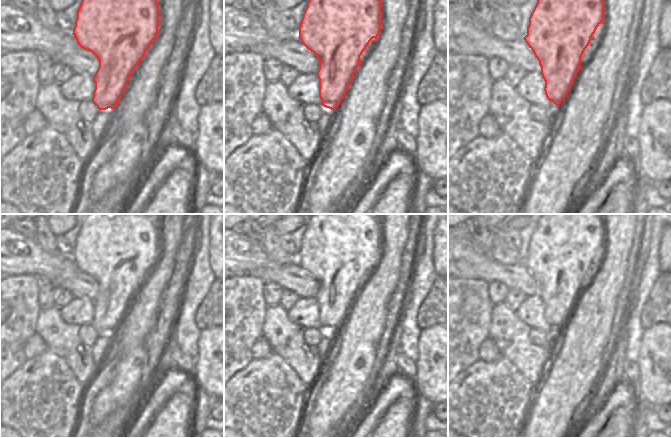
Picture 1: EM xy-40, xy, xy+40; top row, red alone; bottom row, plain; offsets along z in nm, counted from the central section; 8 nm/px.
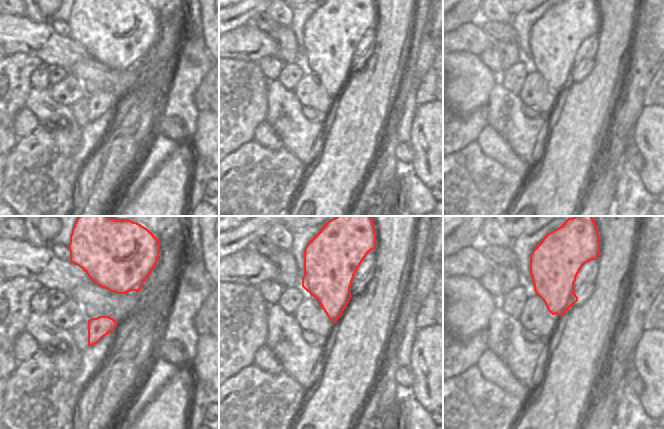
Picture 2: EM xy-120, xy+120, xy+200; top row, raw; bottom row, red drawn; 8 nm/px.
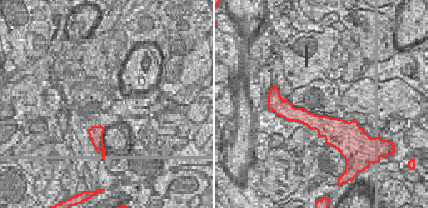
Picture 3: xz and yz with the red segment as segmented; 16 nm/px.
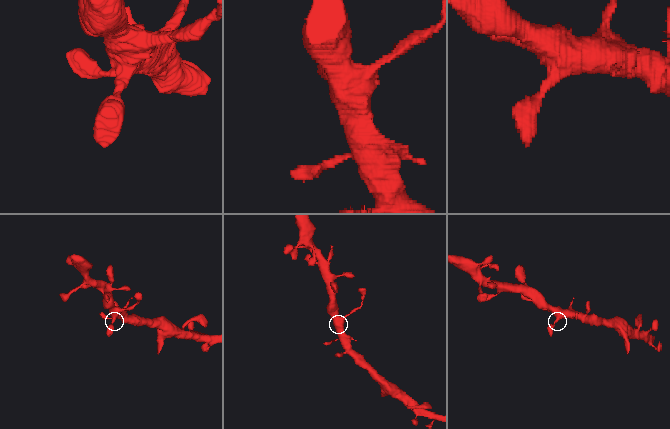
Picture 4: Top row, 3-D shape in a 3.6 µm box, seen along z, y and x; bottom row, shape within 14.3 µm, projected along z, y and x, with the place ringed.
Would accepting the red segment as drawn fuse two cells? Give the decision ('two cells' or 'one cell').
one cell

